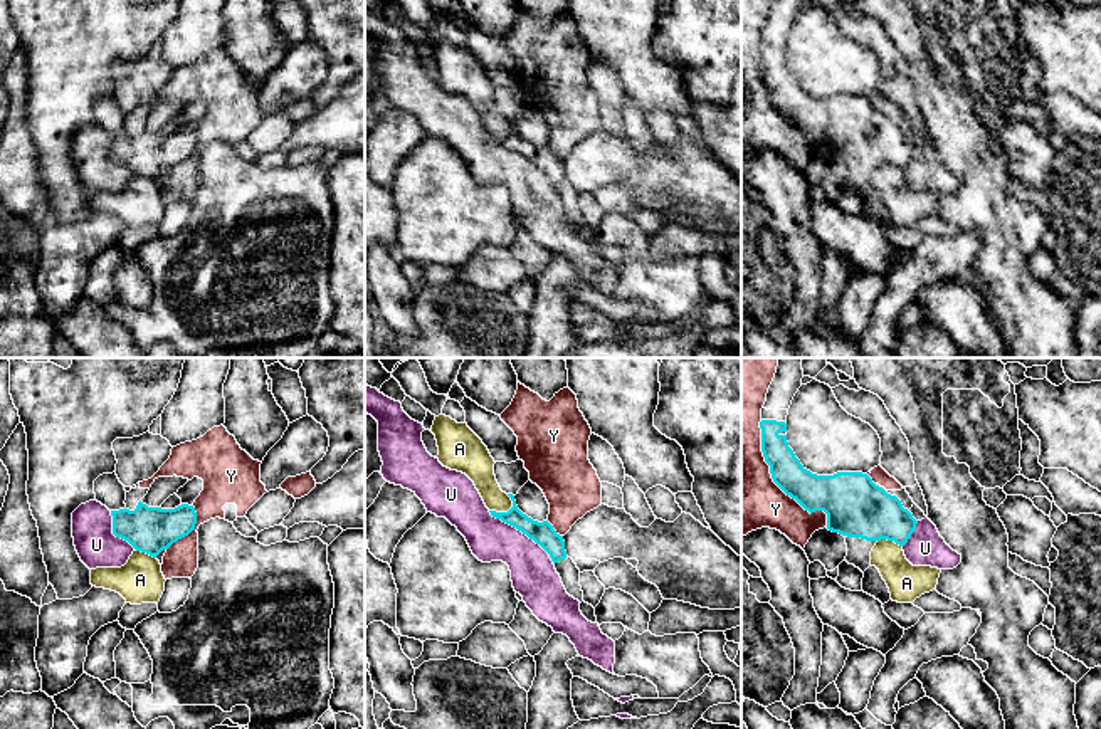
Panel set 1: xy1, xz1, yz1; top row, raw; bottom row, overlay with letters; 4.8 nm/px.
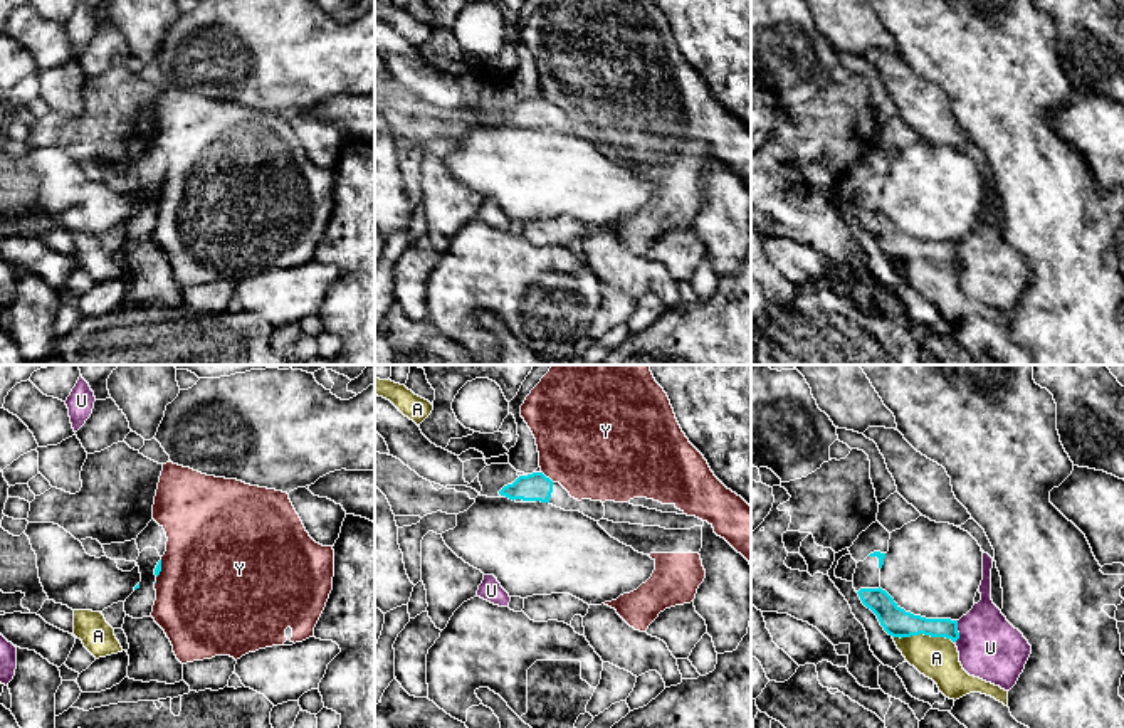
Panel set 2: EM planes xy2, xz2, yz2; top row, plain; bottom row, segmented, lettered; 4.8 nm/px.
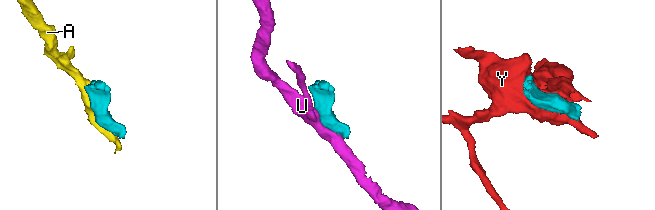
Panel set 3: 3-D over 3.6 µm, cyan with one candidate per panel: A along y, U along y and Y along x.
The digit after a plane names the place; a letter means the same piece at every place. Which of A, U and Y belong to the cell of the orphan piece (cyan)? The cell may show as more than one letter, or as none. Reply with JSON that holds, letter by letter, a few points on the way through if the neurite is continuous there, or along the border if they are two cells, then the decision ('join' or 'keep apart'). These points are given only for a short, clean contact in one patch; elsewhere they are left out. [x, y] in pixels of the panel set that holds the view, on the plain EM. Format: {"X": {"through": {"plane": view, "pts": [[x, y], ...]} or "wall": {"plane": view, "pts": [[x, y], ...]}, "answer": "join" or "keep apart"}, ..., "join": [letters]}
{"A": {"answer": "keep apart"}, "U": {"answer": "keep apart"}, "Y": {"answer": "keep apart"}, "join": []}

